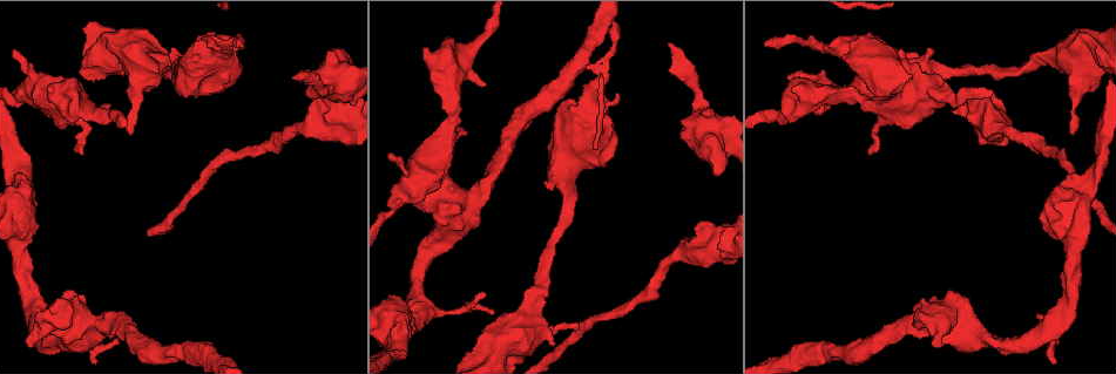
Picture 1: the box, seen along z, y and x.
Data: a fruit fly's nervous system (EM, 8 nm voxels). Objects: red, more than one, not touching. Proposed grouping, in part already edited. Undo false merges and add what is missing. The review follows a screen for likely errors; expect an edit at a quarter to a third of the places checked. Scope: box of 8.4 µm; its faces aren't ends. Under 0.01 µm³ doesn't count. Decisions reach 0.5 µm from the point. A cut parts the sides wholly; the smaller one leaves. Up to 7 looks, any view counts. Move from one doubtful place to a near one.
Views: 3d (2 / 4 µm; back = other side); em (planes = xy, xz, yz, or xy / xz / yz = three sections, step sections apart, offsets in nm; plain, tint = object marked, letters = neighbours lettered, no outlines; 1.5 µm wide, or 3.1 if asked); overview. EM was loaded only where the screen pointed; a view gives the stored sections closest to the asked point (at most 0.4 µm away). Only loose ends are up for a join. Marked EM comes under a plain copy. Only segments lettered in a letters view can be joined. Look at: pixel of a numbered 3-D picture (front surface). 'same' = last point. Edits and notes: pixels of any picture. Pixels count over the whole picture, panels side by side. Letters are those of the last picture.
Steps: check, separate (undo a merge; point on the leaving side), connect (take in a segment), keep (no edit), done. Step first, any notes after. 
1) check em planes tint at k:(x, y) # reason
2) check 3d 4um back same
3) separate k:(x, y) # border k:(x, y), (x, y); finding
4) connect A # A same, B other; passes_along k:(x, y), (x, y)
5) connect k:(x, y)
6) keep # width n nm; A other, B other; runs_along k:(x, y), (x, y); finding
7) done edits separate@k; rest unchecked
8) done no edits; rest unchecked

check em planes letters at 1:(981, 341) # sudden change in width

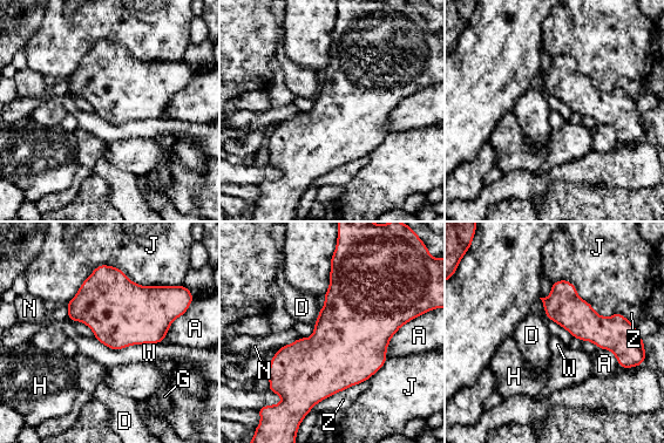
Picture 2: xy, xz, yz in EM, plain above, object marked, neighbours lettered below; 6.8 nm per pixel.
keep # A other, D other, G other, H other, J other, N other, W other, Z other; border 2:(94, 335), (115, 349), (161, 343); all the same cell

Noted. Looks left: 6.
check em 3.1um planes letters at 1:(908, 76) # abrupt turn

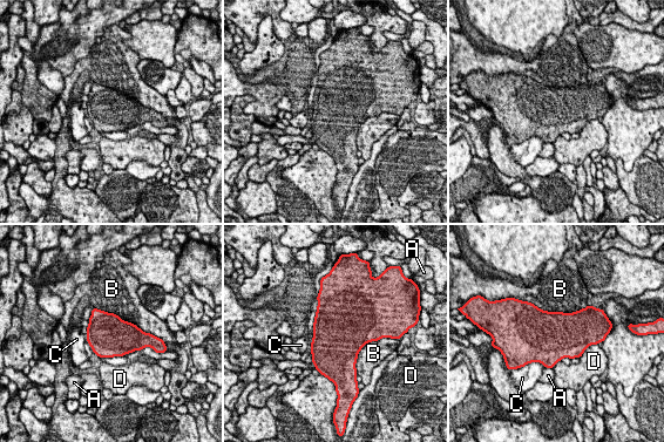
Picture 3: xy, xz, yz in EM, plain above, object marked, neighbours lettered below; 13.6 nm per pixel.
keep # width 600 nm; A other, B other, C other, D other; border 3:(93, 306), (114, 312), (150, 334); continuous, no second cell

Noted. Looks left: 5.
check em xy step 4 letters at 1:(617, 94) # thick end

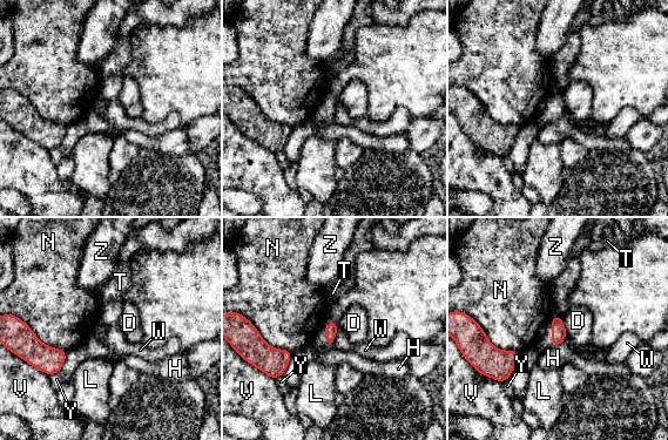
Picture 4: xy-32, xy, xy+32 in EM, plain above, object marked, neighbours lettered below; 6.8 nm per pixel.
check em planes letters same

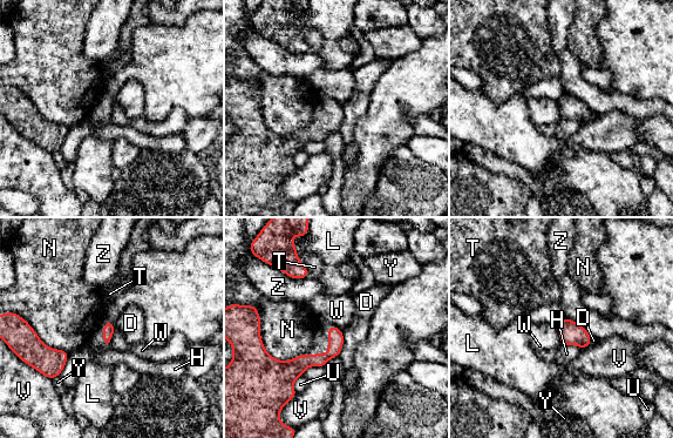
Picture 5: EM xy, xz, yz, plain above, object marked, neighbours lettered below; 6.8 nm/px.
keep # longest_contact N 460 nm; D other, H other, L other, N other, T other, U other, V other, W other, Y other, Z other; runs_along 5:(339, 332), (324, 358), (277, 366); none of them fits

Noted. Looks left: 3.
done no edits; rest unchecked

